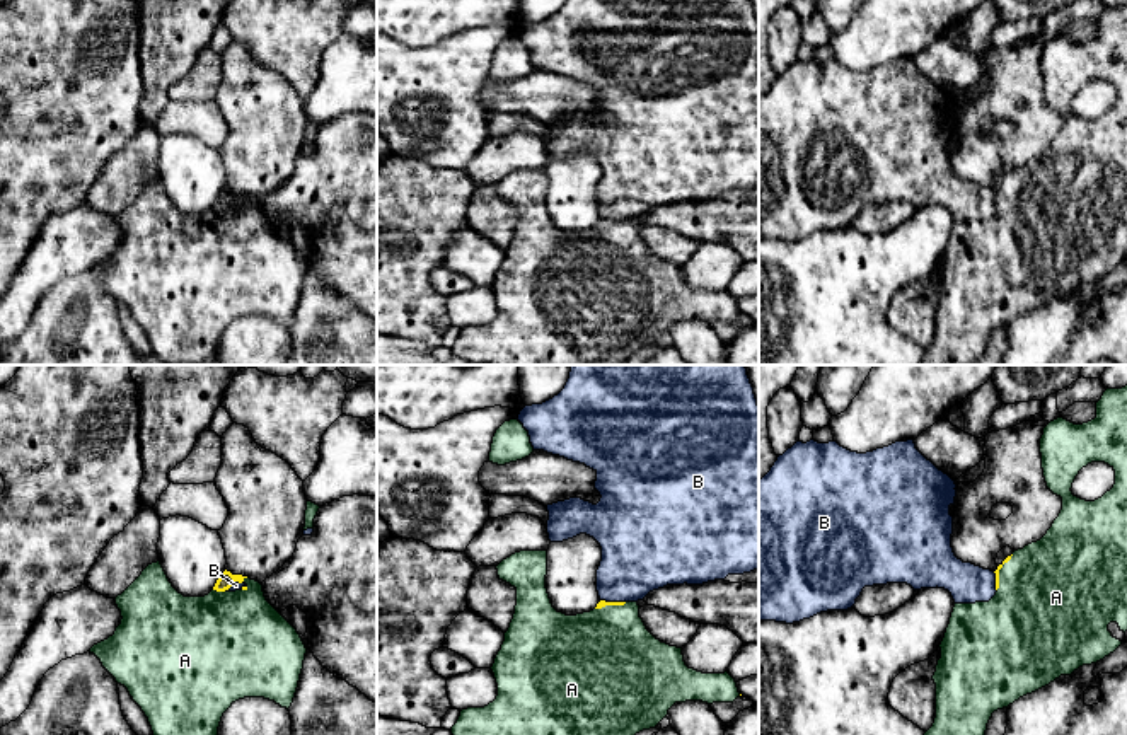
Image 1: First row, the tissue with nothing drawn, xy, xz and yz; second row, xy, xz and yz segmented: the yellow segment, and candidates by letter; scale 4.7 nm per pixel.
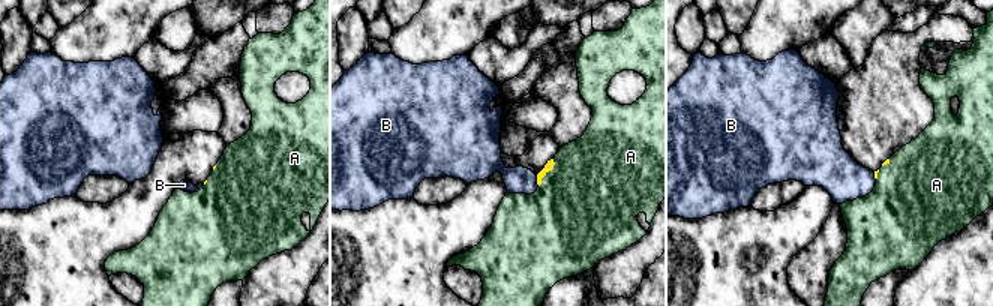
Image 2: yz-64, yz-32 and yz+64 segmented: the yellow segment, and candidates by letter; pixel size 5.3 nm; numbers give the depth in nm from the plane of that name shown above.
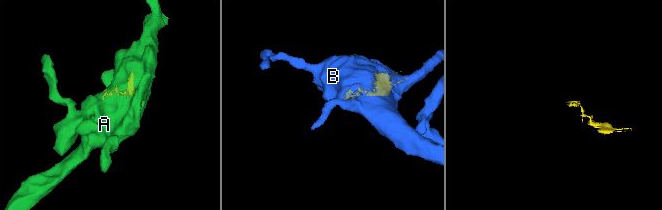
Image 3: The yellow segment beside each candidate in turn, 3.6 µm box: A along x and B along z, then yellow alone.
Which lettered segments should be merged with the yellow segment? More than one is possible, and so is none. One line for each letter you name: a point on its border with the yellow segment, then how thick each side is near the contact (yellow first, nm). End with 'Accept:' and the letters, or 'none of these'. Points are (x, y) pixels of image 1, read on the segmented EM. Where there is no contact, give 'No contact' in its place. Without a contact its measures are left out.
A: Touches yellow at xy (219, 590). Thickness 70 nm (yellow) against 480 nm
Accept: A

